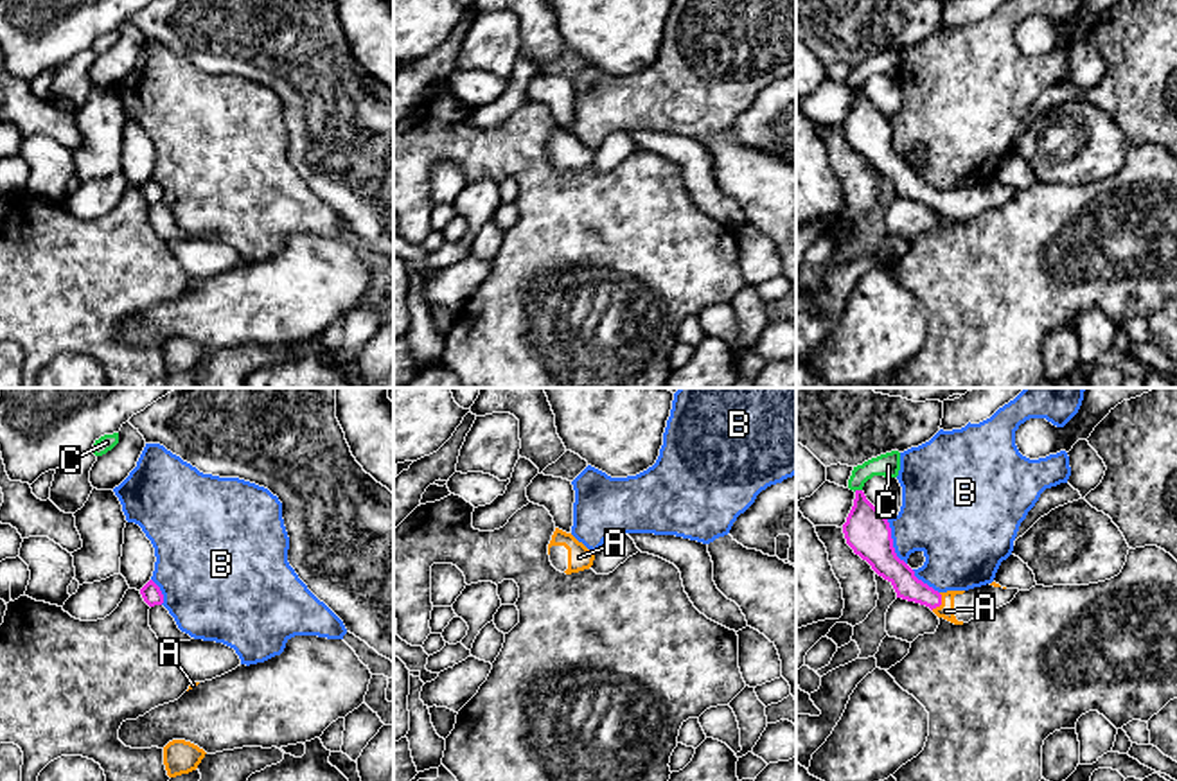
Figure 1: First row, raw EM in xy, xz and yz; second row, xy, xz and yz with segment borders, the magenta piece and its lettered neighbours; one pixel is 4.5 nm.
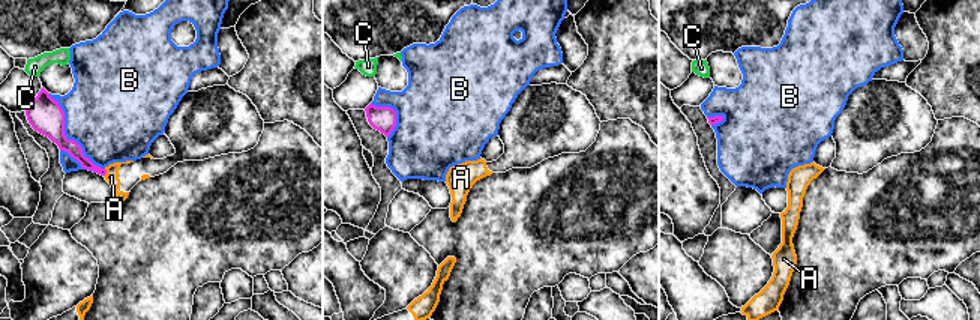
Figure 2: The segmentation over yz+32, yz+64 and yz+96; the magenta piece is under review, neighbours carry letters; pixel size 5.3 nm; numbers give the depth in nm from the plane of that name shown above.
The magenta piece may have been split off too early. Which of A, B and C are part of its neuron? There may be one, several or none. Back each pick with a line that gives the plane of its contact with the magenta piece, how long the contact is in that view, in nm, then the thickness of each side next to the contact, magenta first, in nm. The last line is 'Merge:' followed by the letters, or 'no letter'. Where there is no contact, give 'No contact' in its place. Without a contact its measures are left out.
A: Touches magenta in yz. Shared border 90 nm. Thickness 120 nm (magenta) against 70 nm
Merge: A

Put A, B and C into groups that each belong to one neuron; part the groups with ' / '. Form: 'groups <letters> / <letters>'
groups A / B / C

